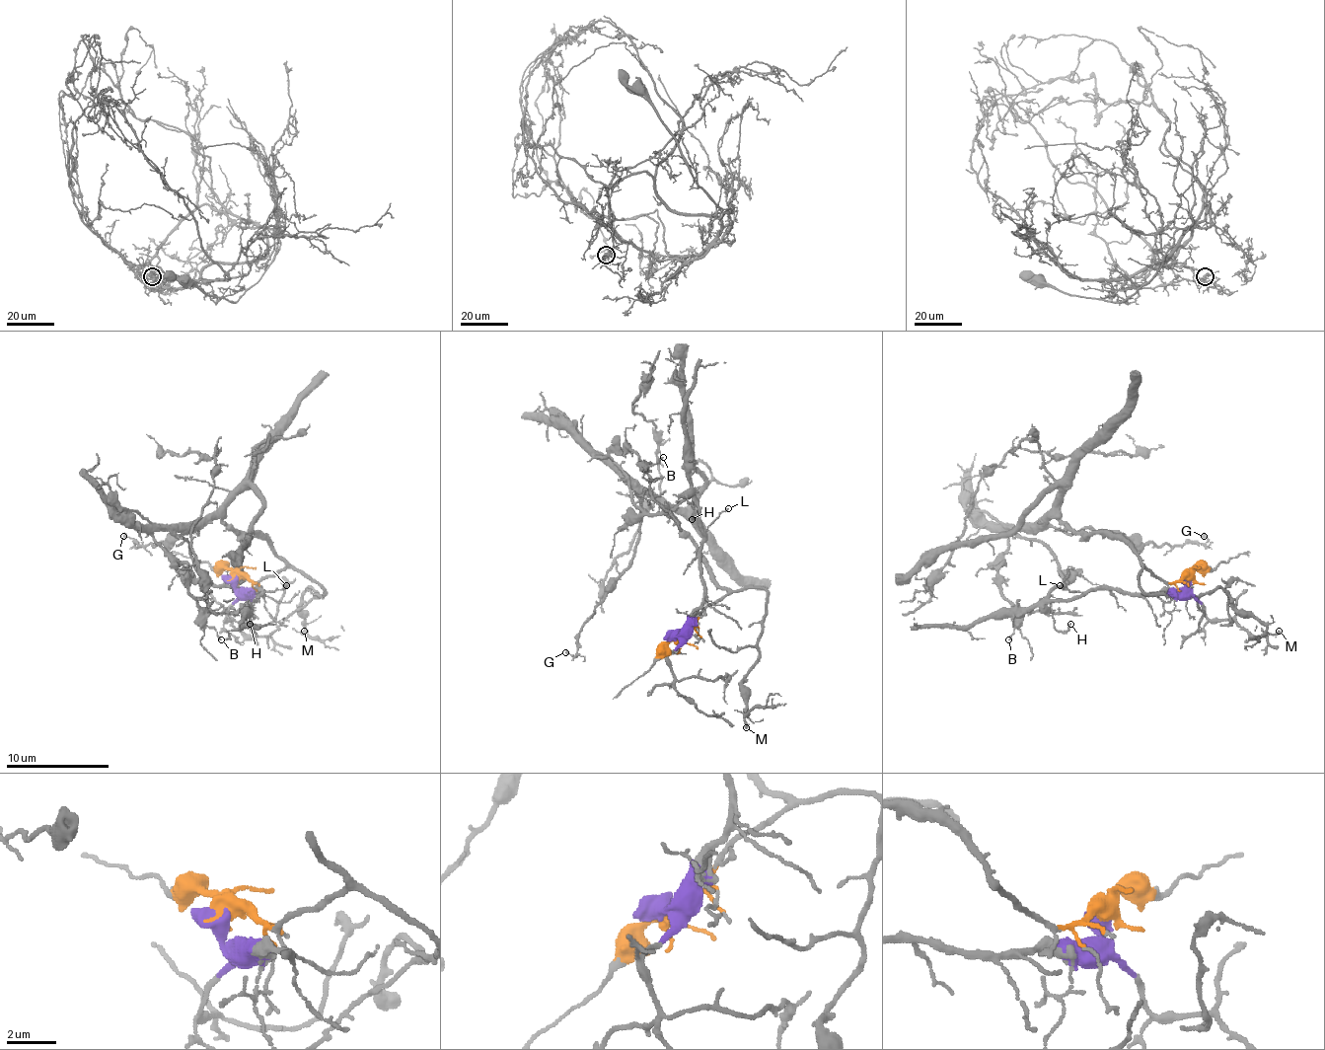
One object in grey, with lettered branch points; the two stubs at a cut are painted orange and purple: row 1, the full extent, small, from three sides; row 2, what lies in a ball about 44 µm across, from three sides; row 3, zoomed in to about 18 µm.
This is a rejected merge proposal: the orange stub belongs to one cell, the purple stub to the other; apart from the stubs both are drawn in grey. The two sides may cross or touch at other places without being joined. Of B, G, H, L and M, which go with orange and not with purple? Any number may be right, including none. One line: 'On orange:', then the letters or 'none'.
On orange: B, G, M

